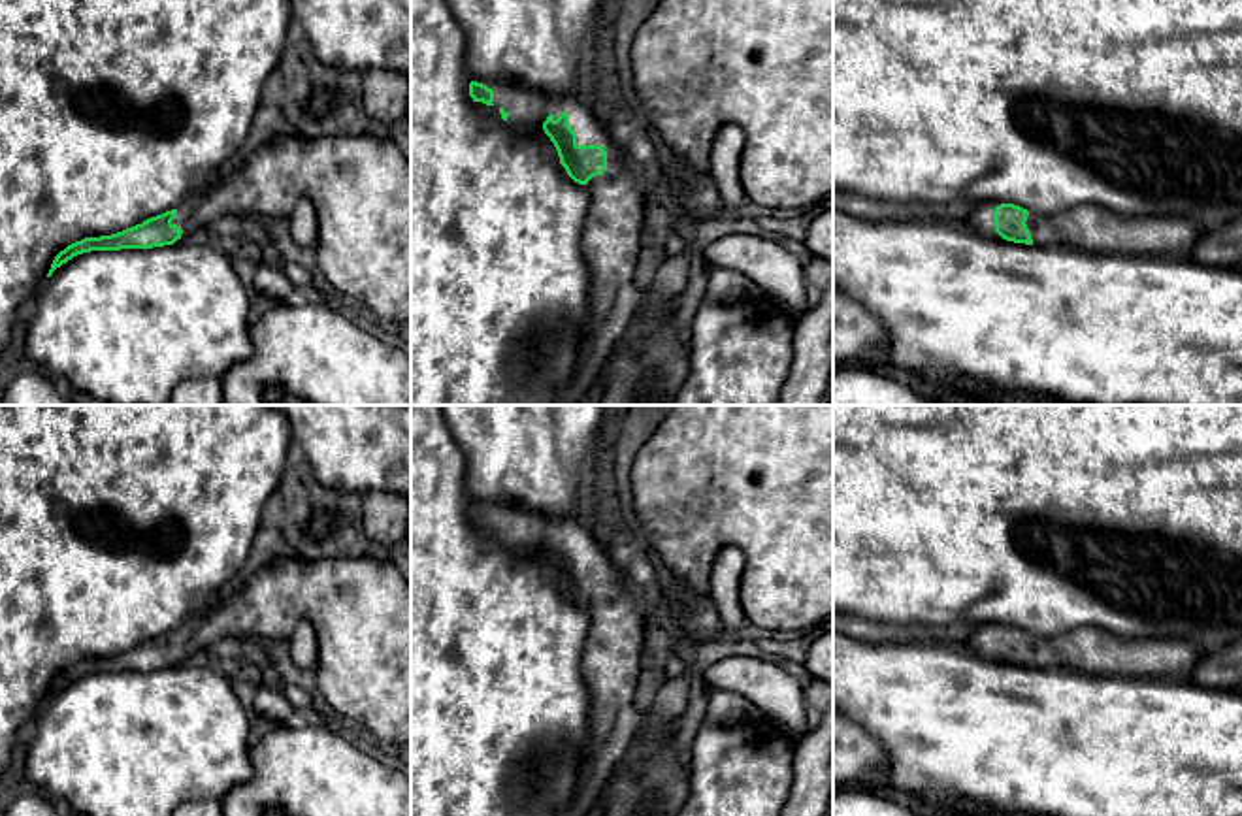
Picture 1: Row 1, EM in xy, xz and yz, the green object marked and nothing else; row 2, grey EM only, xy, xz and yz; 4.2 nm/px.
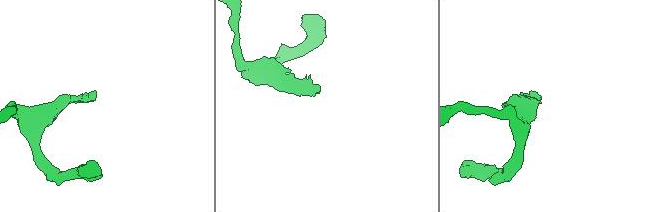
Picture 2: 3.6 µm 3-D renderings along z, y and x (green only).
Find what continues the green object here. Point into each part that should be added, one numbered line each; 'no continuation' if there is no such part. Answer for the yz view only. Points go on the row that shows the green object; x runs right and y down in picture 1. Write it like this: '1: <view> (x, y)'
1: yz (1094, 228)

